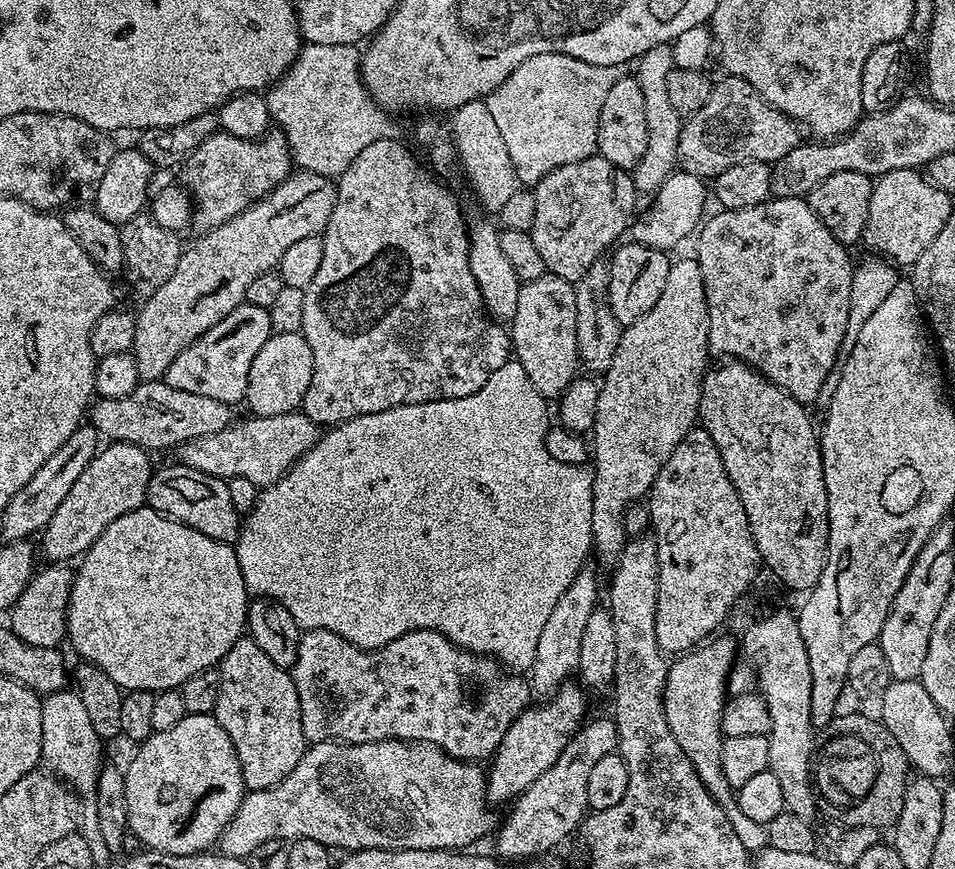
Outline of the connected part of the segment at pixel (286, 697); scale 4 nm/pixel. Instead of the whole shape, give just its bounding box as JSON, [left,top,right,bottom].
[214,638,306,792]

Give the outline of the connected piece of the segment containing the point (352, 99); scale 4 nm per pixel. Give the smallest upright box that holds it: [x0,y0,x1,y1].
[264,43,393,179]

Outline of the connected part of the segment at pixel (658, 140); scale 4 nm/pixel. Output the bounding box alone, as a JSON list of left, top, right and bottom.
[631,44,682,194]

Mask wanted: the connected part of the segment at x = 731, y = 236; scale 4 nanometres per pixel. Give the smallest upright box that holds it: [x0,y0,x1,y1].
[694,196,854,405]

